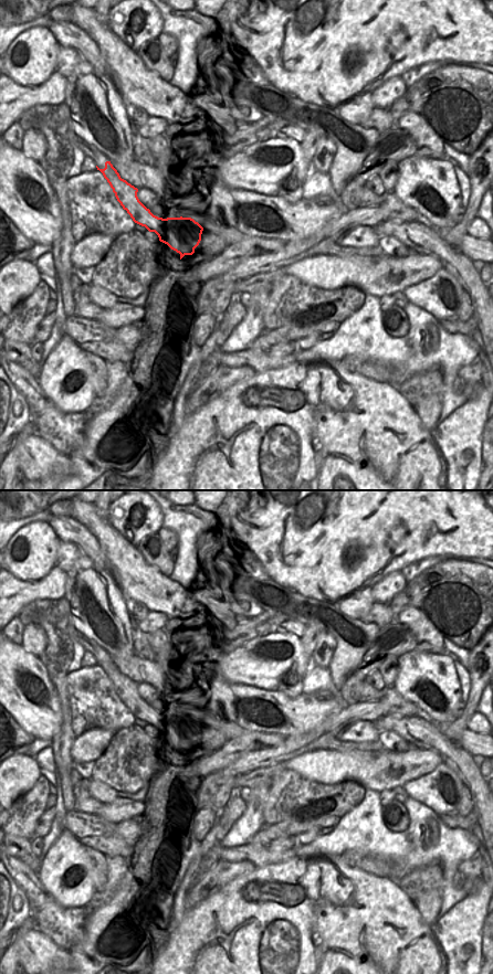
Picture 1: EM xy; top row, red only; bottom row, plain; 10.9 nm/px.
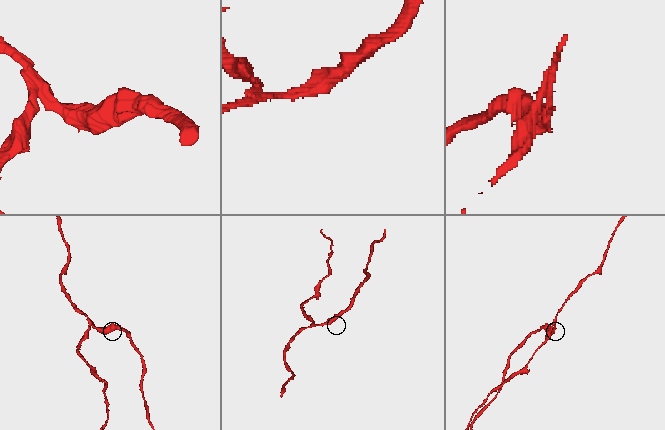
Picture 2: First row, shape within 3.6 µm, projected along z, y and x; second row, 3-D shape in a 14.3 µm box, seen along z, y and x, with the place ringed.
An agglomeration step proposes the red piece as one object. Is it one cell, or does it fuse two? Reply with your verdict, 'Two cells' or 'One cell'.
Two cells.

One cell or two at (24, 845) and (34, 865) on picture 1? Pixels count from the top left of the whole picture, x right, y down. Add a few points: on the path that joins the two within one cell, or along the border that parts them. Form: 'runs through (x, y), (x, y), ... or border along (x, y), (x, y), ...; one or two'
runs through (24, 849), (24, 854), (31, 860); one

